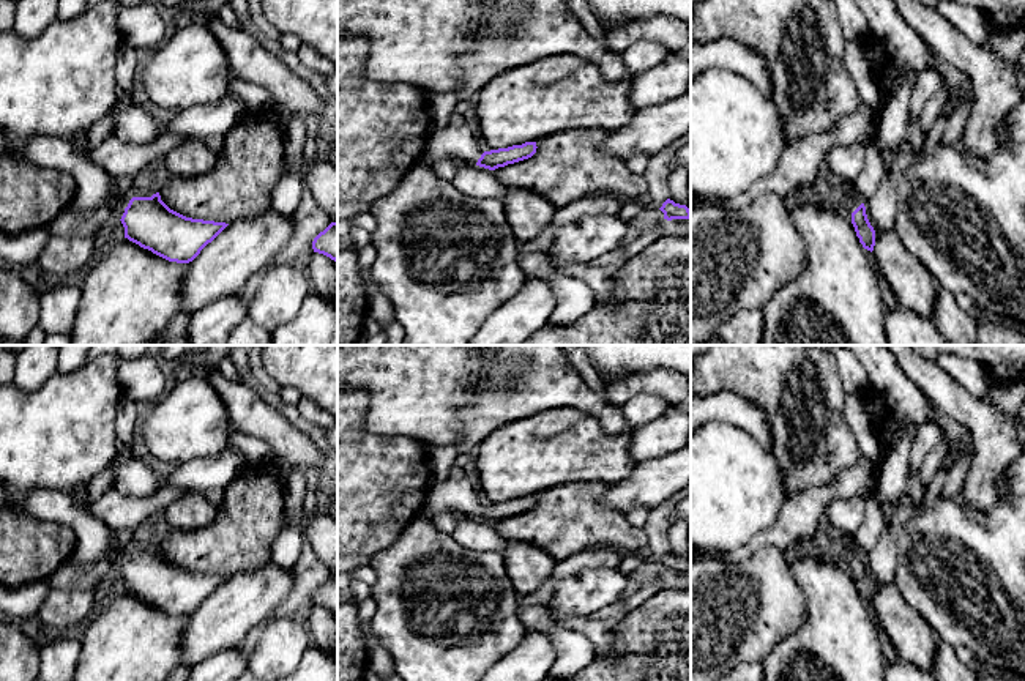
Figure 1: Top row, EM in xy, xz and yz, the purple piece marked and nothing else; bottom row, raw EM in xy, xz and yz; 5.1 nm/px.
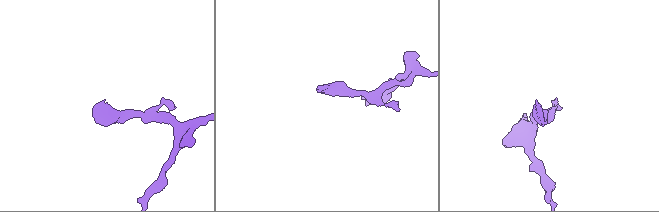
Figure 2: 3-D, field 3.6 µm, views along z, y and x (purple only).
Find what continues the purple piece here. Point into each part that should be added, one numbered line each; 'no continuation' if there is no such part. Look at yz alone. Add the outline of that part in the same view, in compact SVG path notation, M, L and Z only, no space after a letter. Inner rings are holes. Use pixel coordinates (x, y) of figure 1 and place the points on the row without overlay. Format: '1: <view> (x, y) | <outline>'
1: yz (850, 550) | M839 533L840 544L844 545L844 556L850 566L853 566L863 555L858 550L853 534Z

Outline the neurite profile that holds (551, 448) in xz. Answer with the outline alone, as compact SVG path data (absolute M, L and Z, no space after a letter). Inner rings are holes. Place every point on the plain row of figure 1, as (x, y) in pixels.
M577 408L544 410L492 432L476 449L479 490L492 503L535 495L566 482L613 484L637 465L629 456L632 427L618 435L604 432L601 422Z

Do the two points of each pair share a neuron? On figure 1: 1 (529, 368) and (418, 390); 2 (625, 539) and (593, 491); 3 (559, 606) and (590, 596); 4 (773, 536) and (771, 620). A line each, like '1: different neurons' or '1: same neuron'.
1: same neuron
2: same neuron
3: same neuron
4: different neurons

